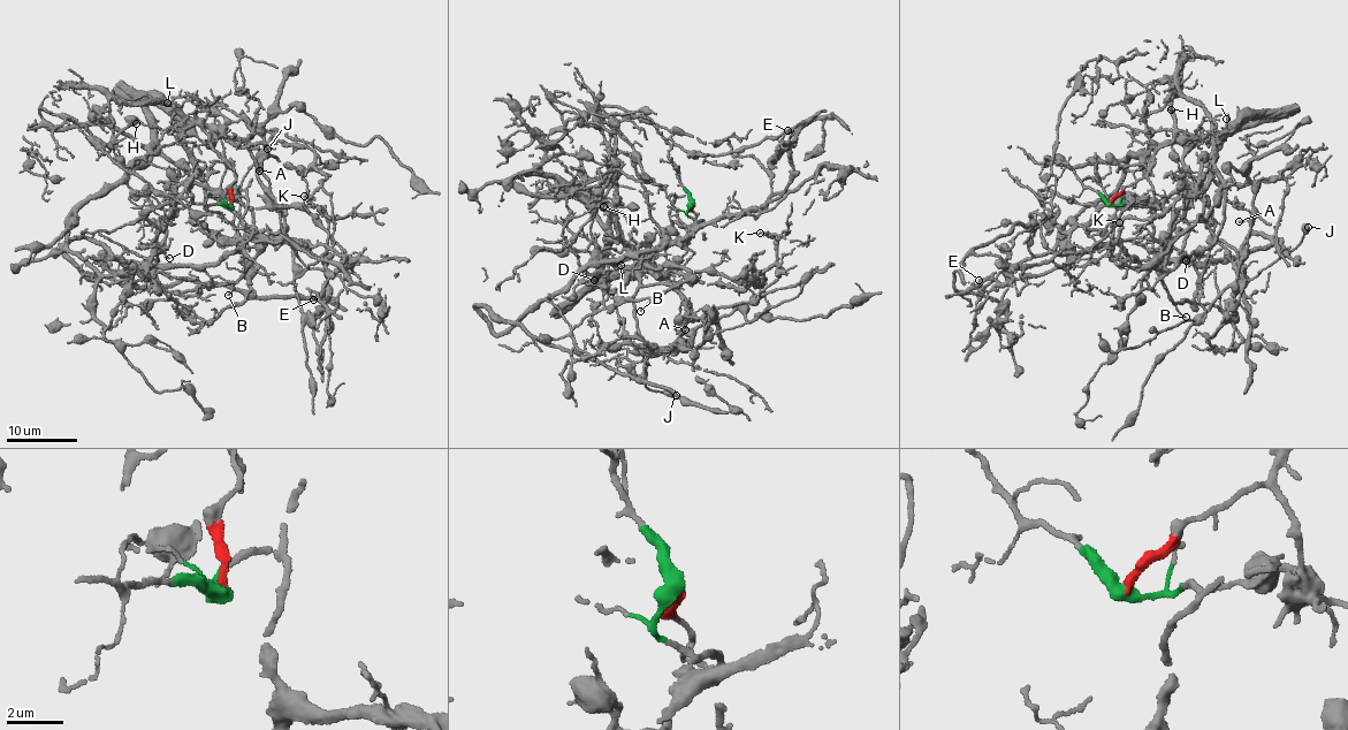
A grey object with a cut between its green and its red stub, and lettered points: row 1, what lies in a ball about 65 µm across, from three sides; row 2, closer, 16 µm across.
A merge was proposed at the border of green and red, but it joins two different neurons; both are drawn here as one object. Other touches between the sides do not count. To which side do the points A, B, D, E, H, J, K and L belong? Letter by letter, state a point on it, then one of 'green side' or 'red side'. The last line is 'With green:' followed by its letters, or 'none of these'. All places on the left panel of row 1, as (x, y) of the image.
A: at (259, 170); red side
B: at (228, 295); red side
D: at (169, 258); red side
E: at (313, 299); green side
H: at (136, 123); red side
J: at (267, 149); red side
K: at (304, 196); red side
L: at (167, 103); red side
With green: E

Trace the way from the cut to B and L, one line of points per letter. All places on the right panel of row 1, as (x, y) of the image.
B: (1109, 204), (1145, 177), (1155, 203), (1170, 208), (1170, 256), (1162, 282), (1185, 317)
L: (1109, 204), (1147, 175), (1152, 157), (1179, 132), (1216, 143), (1226, 119)

